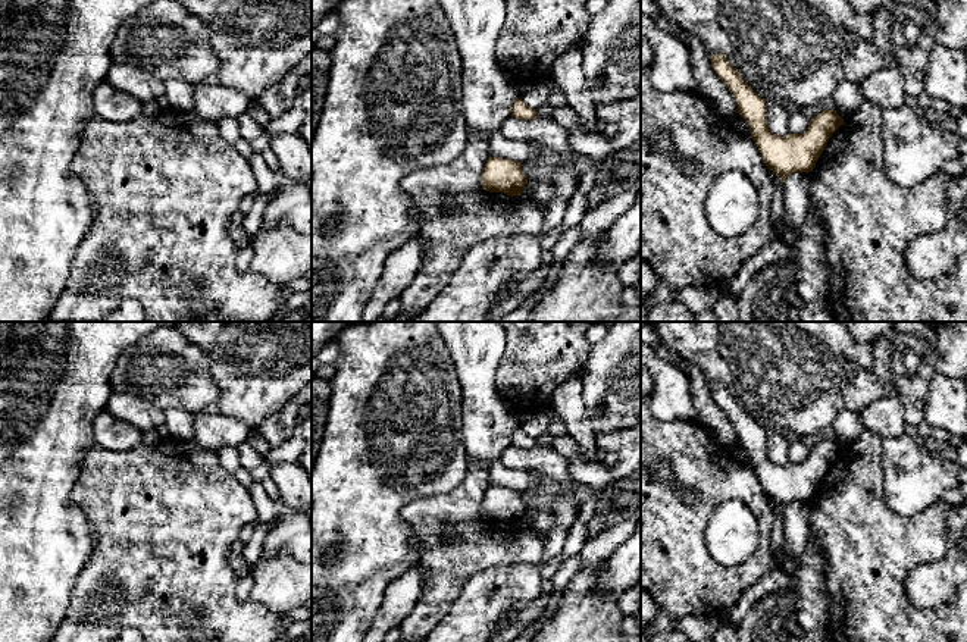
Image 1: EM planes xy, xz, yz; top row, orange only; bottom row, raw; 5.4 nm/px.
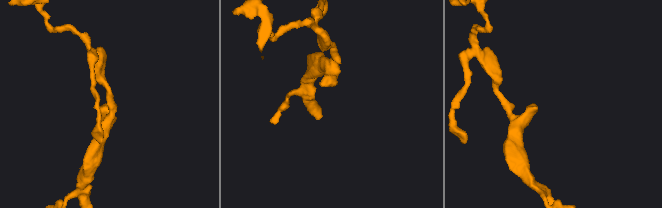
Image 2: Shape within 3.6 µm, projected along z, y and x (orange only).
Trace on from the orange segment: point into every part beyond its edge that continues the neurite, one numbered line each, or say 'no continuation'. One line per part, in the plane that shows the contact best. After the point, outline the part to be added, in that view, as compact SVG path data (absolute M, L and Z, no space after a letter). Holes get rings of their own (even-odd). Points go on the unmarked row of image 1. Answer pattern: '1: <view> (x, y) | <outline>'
no continuation

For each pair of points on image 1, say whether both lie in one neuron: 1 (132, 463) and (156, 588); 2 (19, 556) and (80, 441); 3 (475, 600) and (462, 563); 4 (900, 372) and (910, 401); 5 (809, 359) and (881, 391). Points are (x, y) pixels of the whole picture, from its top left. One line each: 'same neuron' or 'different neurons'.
1: same neuron
2: same neuron
3: different neurons
4: same neuron
5: same neuron

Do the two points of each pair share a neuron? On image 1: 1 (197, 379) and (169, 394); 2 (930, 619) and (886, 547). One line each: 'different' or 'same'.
1: same
2: same

